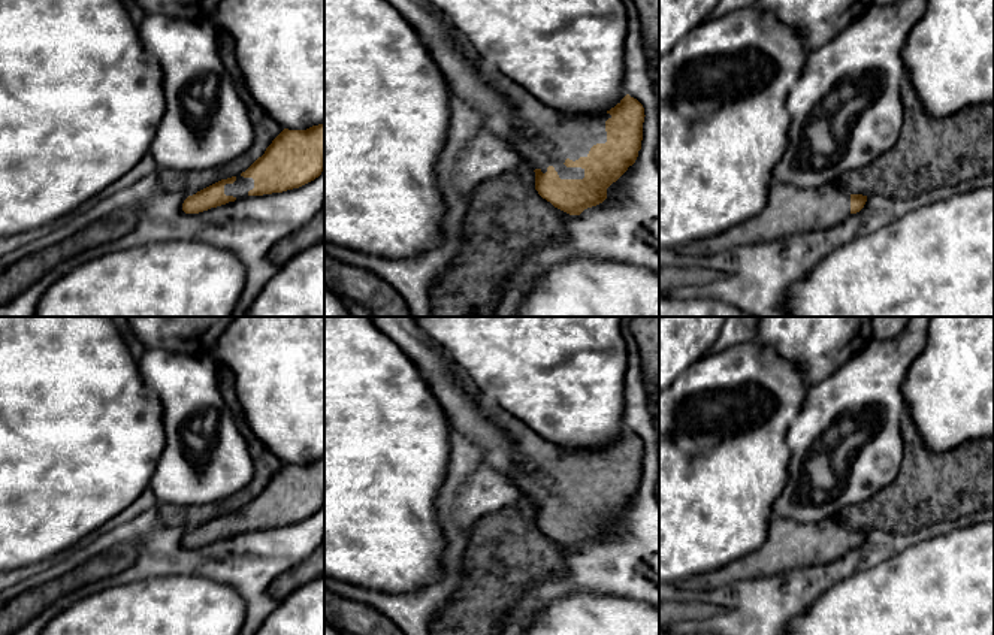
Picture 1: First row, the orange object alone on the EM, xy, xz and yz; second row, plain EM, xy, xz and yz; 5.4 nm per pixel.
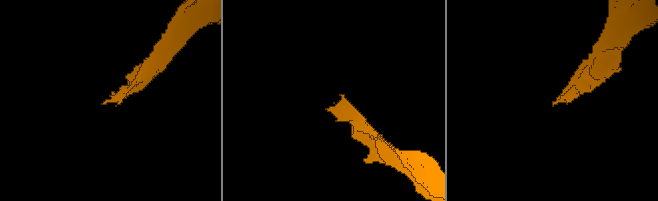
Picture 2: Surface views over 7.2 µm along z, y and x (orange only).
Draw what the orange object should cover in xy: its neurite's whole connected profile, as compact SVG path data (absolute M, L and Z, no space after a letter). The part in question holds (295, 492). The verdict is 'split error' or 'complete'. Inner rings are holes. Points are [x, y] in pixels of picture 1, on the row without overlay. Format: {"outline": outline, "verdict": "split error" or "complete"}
{"outline": "M324 457L306 465L284 463L245 507L221 514L182 538L185 548L245 533L299 523L324 505Z", "verdict": "split error"}

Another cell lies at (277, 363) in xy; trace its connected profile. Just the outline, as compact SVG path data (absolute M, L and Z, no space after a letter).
M233 317L214 356L230 369L248 427L262 445L288 465L324 457L324 317Z

